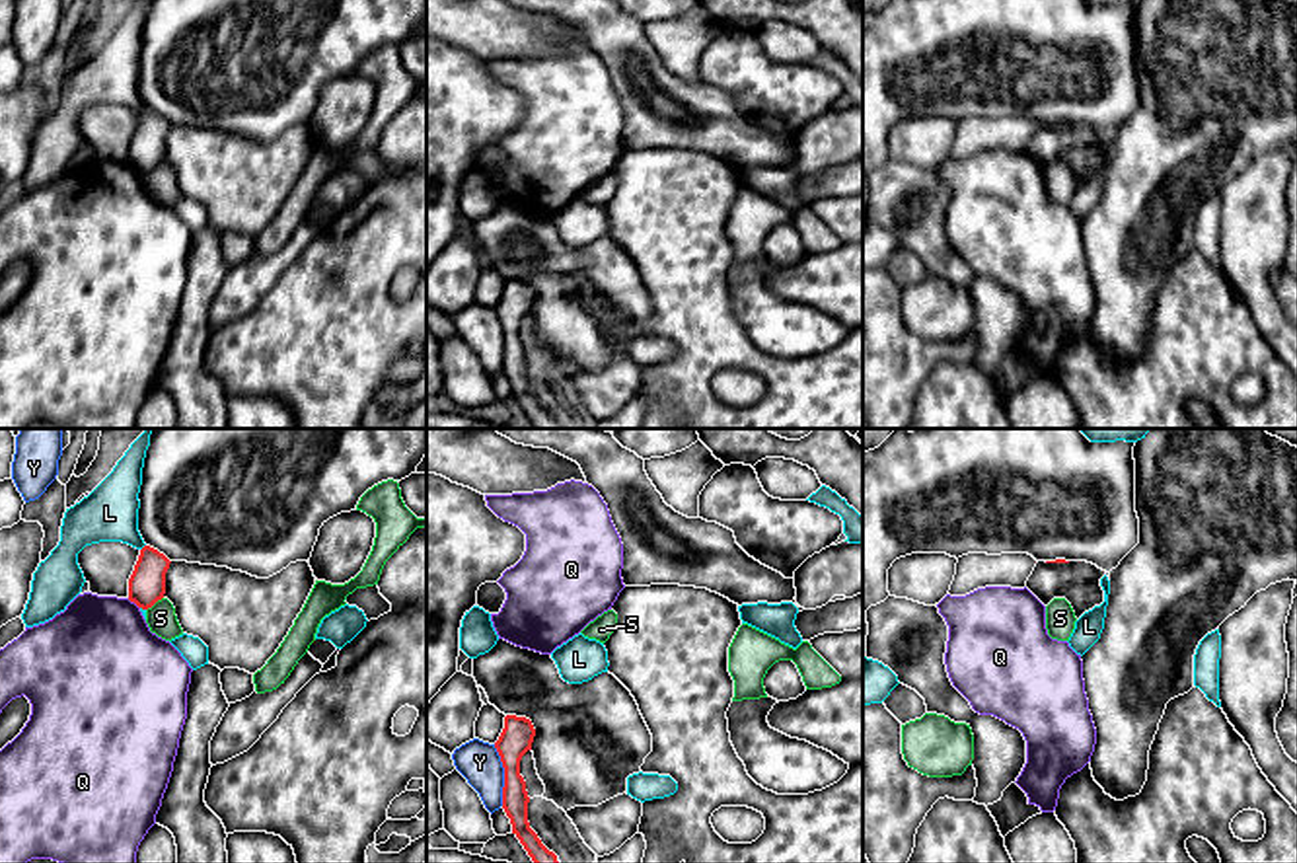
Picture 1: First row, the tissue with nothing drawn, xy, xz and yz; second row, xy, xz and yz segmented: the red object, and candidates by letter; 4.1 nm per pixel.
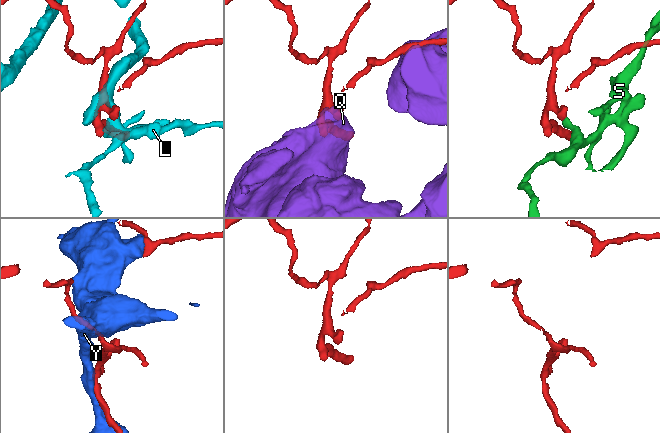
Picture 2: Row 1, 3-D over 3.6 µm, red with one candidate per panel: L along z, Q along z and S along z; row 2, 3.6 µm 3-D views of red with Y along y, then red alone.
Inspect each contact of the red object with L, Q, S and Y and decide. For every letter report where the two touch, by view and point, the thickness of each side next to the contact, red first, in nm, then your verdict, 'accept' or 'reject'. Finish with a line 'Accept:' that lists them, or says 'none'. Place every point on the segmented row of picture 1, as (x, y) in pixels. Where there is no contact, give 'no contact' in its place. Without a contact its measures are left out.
L: meets red in xy at (143, 548); 160 nm thick on the red side, 240 nm on the other; reject
Q: meets red in xy at (133, 600); 160 nm thick on the red side, 460 nm on the other; reject
S: meets red in xy at (154, 602); 160 nm thick on the red side, 120 nm on the other; reject
Y: meets red in xz at (505, 776); 140 nm thick on the red side, 170 nm on the other; reject
Accept: none

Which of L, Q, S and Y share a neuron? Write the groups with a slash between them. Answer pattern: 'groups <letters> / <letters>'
groups L / Q / S / Y

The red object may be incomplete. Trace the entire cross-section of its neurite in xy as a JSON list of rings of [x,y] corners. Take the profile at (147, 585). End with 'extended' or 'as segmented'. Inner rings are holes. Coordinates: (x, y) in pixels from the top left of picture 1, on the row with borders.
[[[144,545],[129,579],[129,600],[142,610],[148,610],[162,600],[169,563],[171,561],[164,553]]]; as segmented

